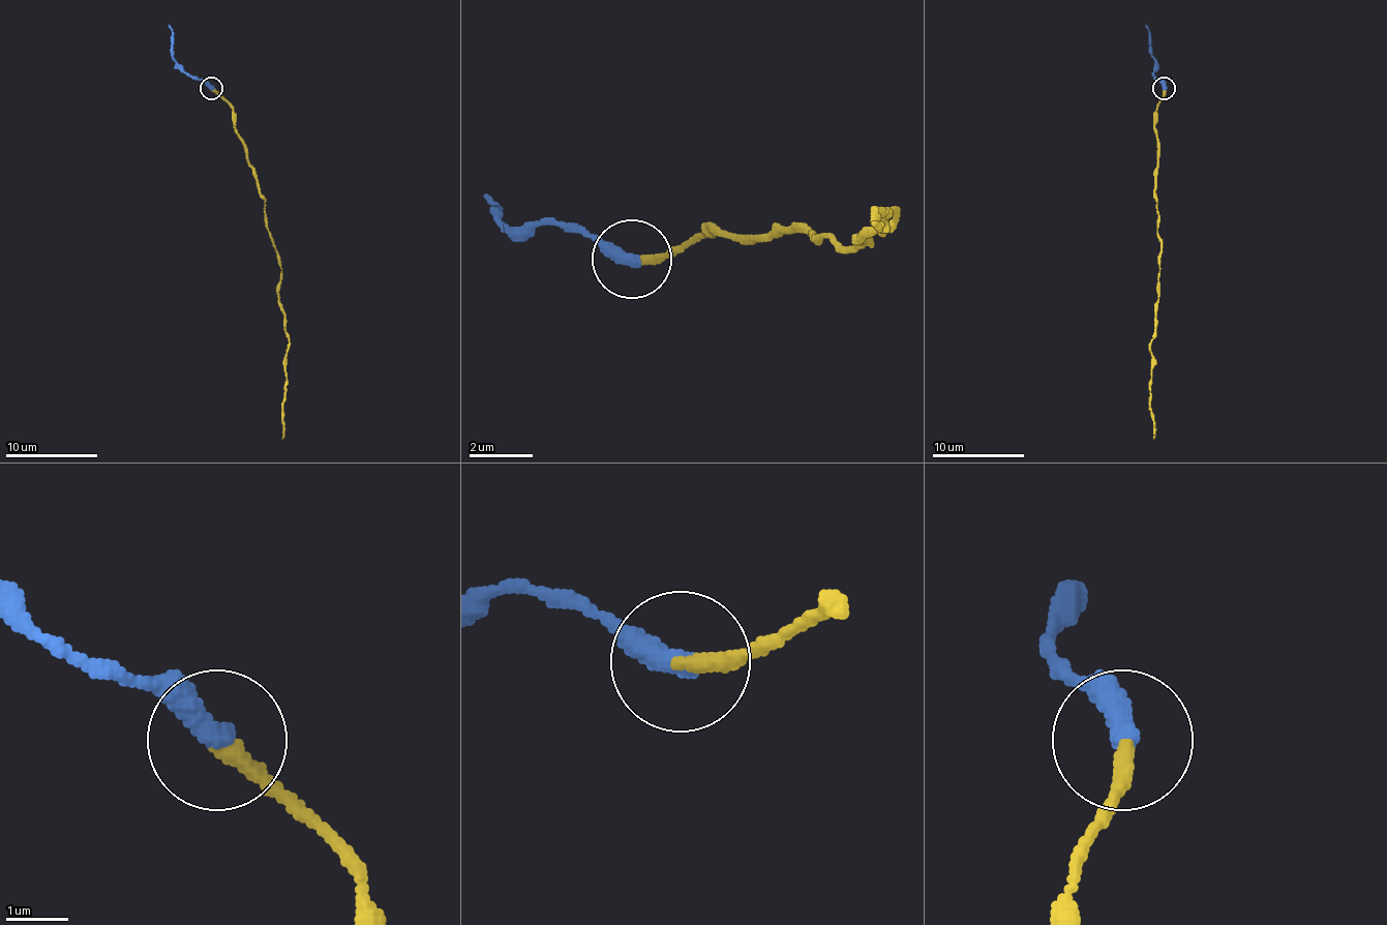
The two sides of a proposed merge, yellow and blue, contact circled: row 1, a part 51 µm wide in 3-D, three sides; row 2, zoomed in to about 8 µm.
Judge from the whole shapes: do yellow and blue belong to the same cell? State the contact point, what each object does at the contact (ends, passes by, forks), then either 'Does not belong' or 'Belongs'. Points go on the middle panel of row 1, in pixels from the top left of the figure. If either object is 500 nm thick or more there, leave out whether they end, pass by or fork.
Place: (631, 259). At the ring yellow ends. At the ring blue ends. Belongs

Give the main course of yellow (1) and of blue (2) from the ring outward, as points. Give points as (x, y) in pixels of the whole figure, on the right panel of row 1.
1: (1165, 87), (1165, 96), (1155, 111), (1159, 268), (1157, 307), (1150, 339), (1153, 439)
2: (1165, 87), (1153, 76), (1150, 32), (1146, 25)

